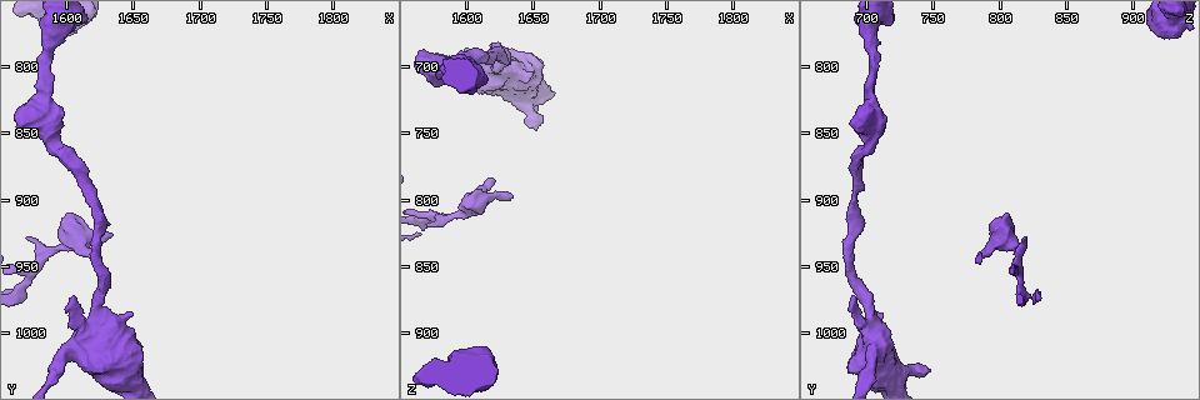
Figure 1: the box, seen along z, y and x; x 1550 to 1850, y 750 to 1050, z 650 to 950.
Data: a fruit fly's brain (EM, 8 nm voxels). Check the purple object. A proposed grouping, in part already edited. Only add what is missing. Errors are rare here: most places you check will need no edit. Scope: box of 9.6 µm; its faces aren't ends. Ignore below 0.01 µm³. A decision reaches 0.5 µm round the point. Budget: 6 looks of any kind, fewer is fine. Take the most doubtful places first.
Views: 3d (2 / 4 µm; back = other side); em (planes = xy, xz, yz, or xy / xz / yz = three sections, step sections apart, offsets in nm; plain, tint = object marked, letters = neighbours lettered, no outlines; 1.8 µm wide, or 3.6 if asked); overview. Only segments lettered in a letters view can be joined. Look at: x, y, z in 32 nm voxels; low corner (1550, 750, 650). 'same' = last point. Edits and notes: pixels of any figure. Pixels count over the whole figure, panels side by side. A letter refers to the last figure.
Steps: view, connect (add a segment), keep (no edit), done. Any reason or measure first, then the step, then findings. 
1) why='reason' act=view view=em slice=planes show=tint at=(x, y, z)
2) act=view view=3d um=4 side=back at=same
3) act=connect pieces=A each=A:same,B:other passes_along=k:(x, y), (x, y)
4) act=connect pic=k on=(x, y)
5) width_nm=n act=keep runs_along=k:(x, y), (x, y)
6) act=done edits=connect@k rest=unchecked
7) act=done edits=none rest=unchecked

act=view view=em um=3.6 slice=xy step=8 show=letters at=(1602, 970, 692)

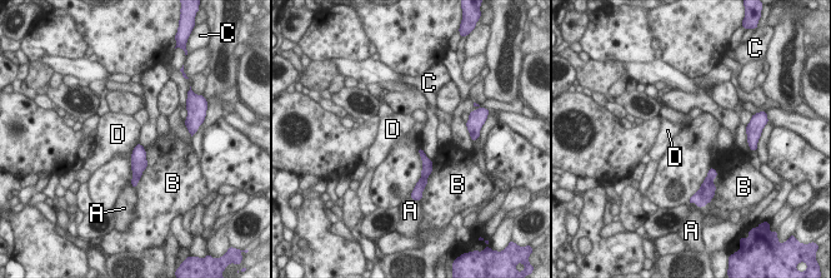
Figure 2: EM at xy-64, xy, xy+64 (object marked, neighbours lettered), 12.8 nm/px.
why='another direction' act=view view=em um=3.6 slice=planes show=letters at=same

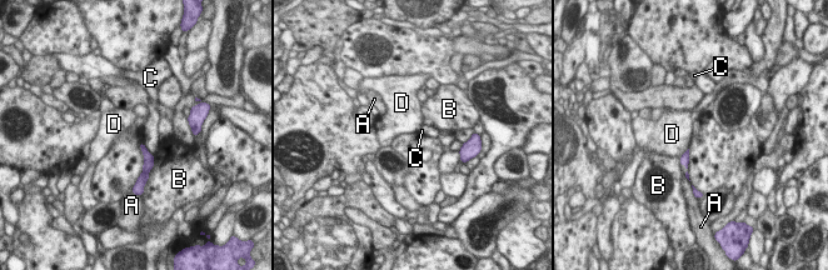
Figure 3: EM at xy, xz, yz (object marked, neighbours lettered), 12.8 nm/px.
longest_contact=B:240nm act=keep each=A:other,B:other,C:other,D:other found='none of them fits'

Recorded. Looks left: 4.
why='branch stops here' act=view view=em slice=planes show=letters at=(1568, 930, 818)

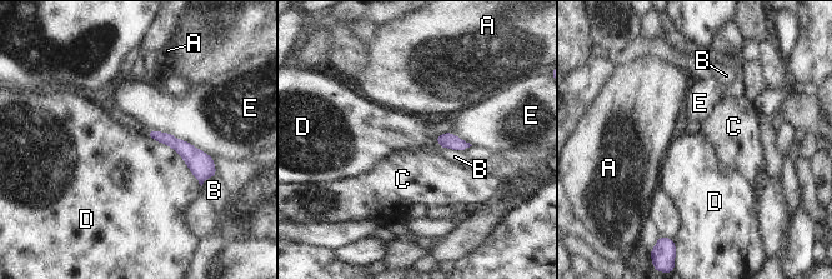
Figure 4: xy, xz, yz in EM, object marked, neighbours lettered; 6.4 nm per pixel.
act=keep each=A:other,B:other,C:other,D:other,E:other runs_along=4:(151, 133), (178, 144), (203, 177) found='no lettered segment goes on from it'

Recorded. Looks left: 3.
why='free end' act=view view=em um=3.6 slice=yz step=4 show=letters at=(1618, 942, 786)

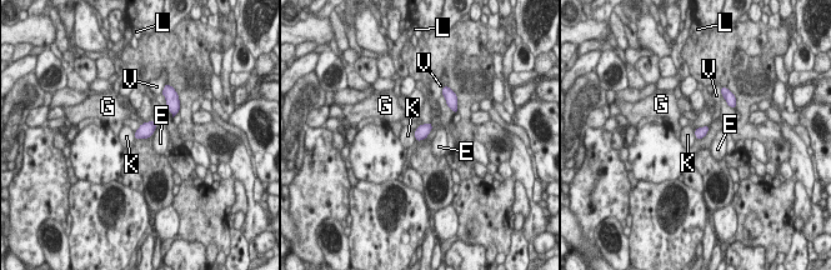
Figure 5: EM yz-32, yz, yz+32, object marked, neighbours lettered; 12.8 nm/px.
act=keep each=E:other,G:other,K:other,L:other,V:other border=5:(414, 131), (416, 139) found='none of them fits'

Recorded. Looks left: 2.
act=done edits=none rest=unchecked

